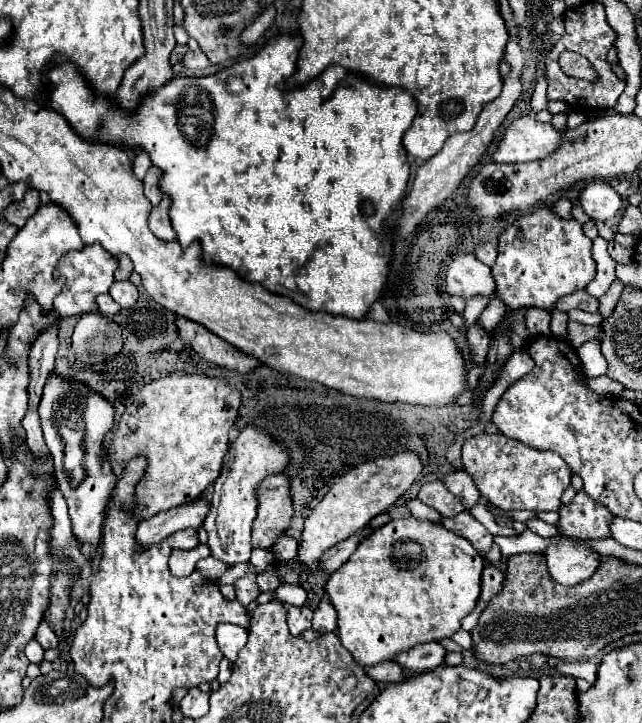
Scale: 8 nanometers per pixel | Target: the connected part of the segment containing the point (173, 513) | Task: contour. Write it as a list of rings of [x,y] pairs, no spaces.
[[[198,498],[190,504],[182,504],[178,508],[156,514],[154,518],[142,520],[138,524],[136,540],[140,540],[140,544],[144,544],[144,546],[152,546],[178,530],[200,528],[208,510],[210,510],[210,500]]]

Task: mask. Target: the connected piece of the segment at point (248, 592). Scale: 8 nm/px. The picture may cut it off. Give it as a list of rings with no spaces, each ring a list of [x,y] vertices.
[[[248,574],[248,576],[240,578],[234,586],[236,586],[236,598],[240,600],[242,606],[248,606],[250,602],[254,602],[260,594],[258,584],[256,584],[256,574]]]

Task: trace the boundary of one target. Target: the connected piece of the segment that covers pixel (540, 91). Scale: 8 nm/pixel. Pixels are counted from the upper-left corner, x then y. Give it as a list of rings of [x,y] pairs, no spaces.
[[[542,78],[542,80],[536,82],[536,86],[534,86],[534,94],[532,94],[532,100],[530,100],[532,114],[547,109],[548,98],[546,98],[546,86],[548,86],[546,78]]]

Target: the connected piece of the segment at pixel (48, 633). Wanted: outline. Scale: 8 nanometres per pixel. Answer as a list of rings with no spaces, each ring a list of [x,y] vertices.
[[[42,620],[42,626],[38,626],[38,632],[36,632],[36,640],[42,644],[44,650],[50,650],[50,648],[58,648],[58,640],[56,640],[56,634],[50,630],[48,622]]]

